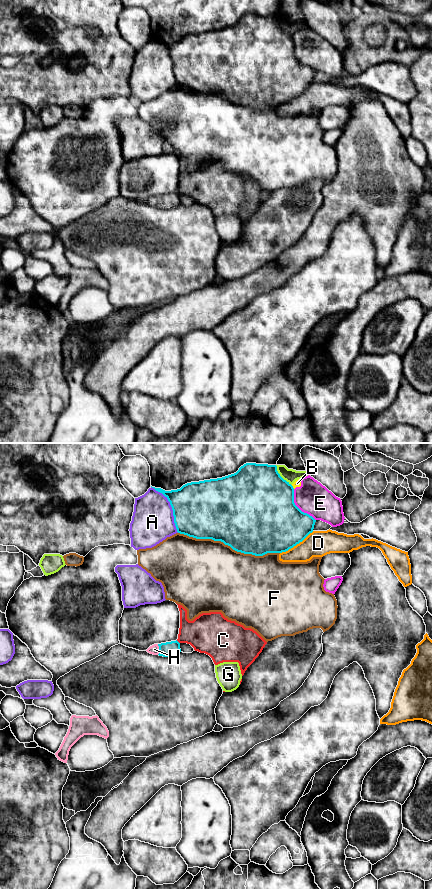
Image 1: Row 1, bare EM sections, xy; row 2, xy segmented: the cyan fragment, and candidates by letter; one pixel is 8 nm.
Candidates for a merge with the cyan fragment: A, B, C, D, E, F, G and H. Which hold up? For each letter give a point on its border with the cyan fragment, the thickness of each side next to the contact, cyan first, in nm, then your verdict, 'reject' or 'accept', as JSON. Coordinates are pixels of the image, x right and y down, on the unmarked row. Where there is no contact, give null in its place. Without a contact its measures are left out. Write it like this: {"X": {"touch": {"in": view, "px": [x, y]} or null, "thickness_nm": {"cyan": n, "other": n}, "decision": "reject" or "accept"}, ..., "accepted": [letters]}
{"A": {"touch": {"in": "xy", "px": [172, 60]}, "thickness_nm": {"cyan": 460, "other": 340}, "decision": "reject"}, "B": {"touch": {"in": "xy", "px": [292, 39]}, "thickness_nm": {"cyan": 460, "other": 60}, "decision": "reject"}, "C": {"touch": {"in": "xy", "px": [178, 194]}, "thickness_nm": {"cyan": 120, "other": 320}, "decision": "reject"}, "D": {"touch": {"in": "xy", "px": [296, 96]}, "thickness_nm": {"cyan": 460, "other": 200}, "decision": "reject"}, "E": {"touch": {"in": "xy", "px": [297, 59]}, "thickness_nm": {"cyan": 500, "other": 260}, "decision": "reject"}, "F": {"touch": {"in": "xy", "px": [229, 97]}, "thickness_nm": {"cyan": 500, "other": 480}, "decision": "reject"}, "G": {"touch": {"in": "xy", "px": [280, 28]}, "thickness_nm": {"cyan": 500, "other": 110}, "decision": "reject"}, "H": {"touch": {"in": "xy", "px": [159, 201]}, "thickness_nm": {"cyan": 120, "other": 80}, "decision": "accept"}, "accepted": ["H"]}

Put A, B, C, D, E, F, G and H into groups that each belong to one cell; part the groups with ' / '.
A / B E / C / D / F / G / H

